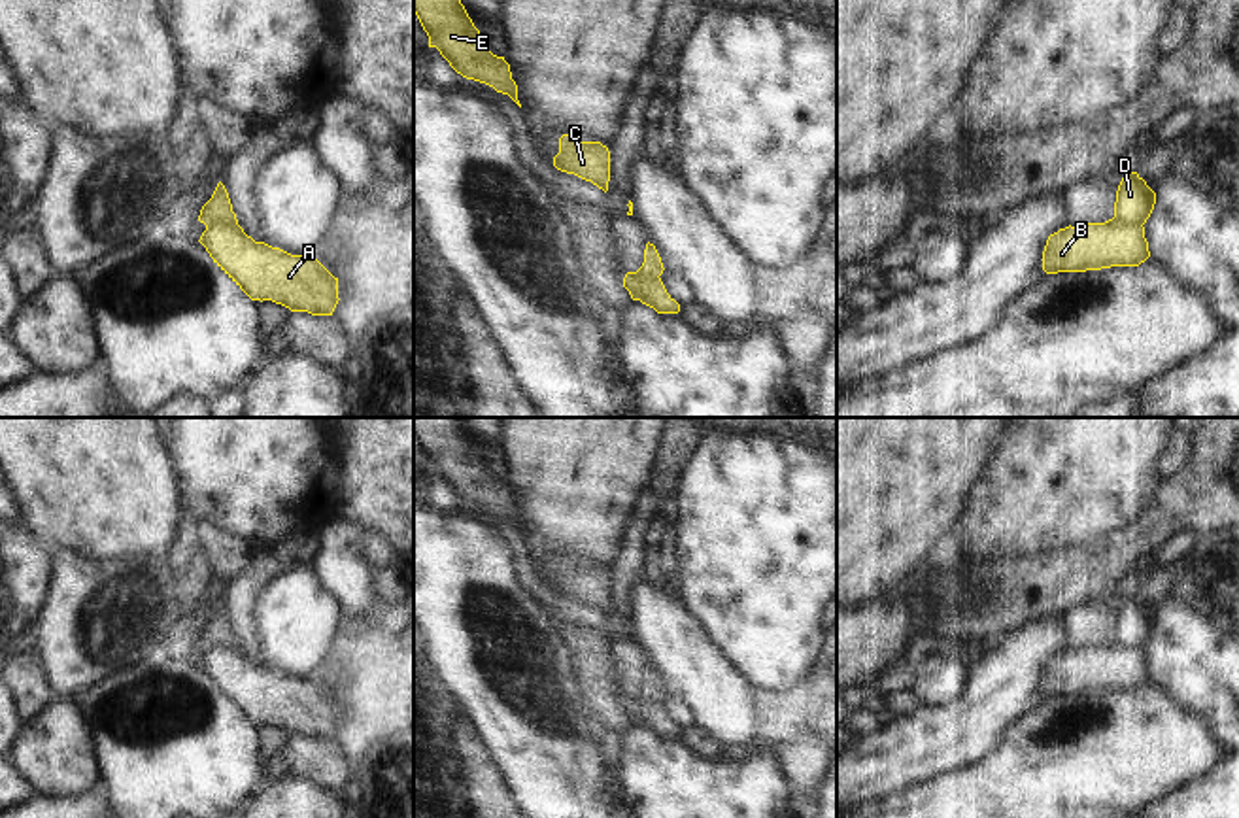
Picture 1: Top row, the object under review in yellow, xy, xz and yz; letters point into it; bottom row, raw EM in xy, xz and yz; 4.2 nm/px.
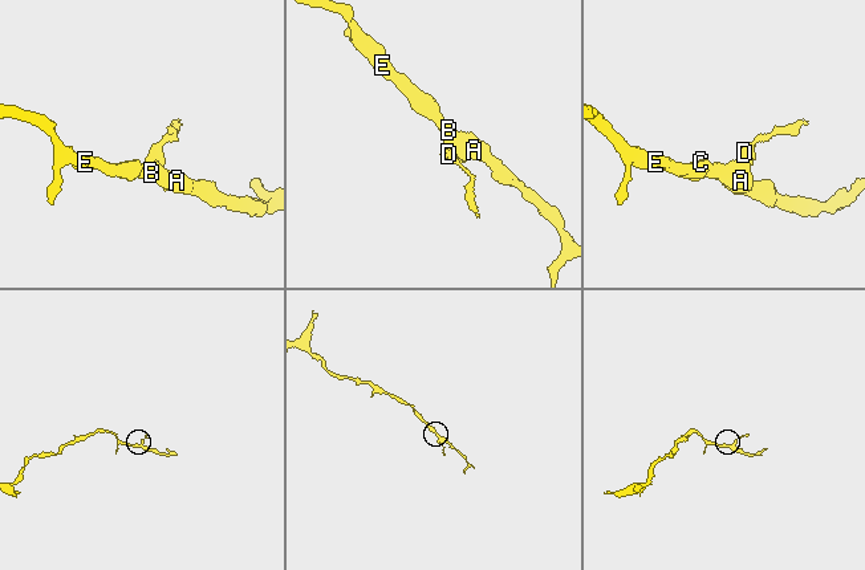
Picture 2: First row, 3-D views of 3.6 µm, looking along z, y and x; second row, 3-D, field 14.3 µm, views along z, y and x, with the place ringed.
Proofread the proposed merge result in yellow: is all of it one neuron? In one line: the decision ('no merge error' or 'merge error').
merge error

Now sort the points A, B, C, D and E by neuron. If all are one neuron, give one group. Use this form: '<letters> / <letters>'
A B C E / D

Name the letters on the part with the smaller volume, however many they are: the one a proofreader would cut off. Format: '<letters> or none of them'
D

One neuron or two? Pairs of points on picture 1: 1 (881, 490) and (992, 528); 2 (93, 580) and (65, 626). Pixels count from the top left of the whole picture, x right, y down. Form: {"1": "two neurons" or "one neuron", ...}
{"1": "two neurons", "2": "one neuron"}

